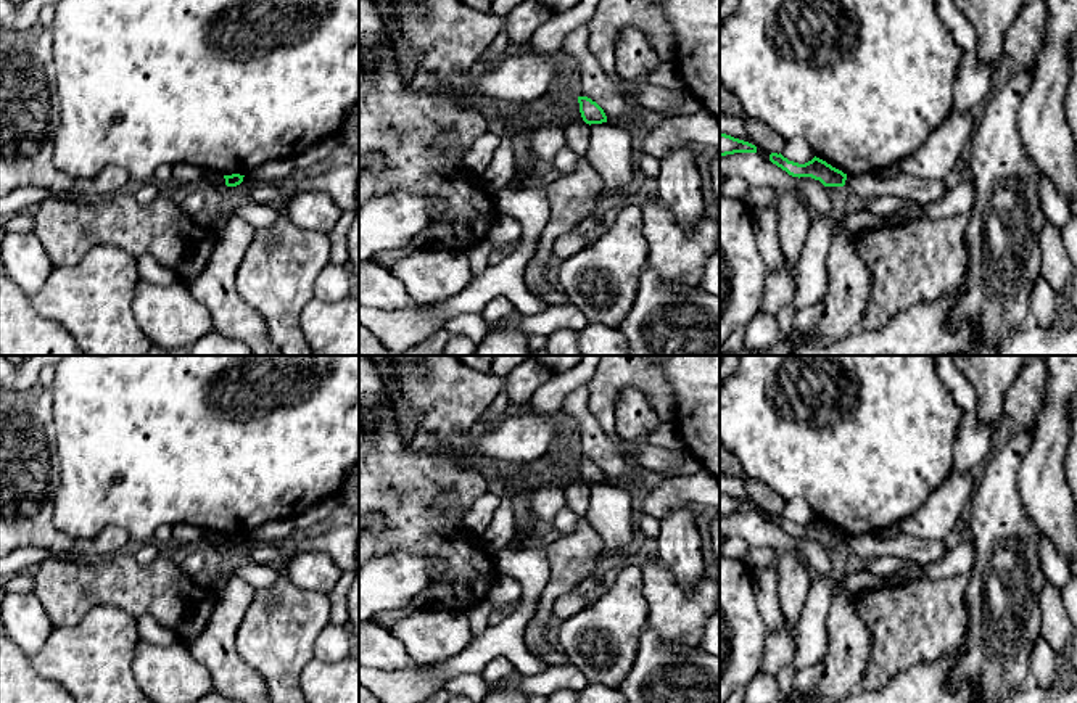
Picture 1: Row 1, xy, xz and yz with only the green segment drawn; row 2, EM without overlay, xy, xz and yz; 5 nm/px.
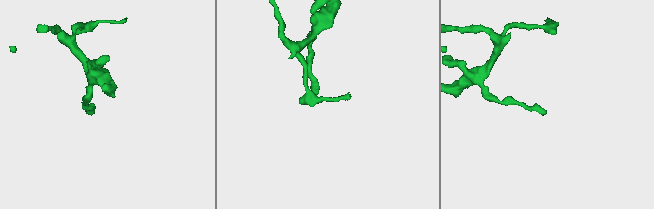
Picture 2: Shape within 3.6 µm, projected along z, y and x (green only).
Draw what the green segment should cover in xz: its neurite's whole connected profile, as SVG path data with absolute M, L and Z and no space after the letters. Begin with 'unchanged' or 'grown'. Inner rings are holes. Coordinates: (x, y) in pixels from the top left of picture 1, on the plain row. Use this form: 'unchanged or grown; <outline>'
unchanged; M578 457L580 473L586 484L602 484L607 483L604 470L588 457Z

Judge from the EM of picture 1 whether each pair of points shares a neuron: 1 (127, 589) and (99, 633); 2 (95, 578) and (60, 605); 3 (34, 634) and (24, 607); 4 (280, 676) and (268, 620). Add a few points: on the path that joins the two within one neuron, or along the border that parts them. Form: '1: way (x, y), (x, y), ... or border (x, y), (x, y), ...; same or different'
1: border (137, 618), (111, 605), (97, 605), (81, 620); different
2: way (87, 584), (79, 586), (68, 597); same
3: way (28, 628), (24, 613); same
4: way (280, 661), (277, 634); same

